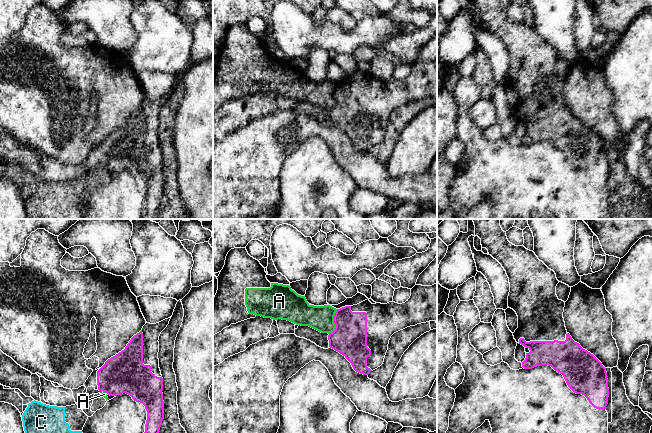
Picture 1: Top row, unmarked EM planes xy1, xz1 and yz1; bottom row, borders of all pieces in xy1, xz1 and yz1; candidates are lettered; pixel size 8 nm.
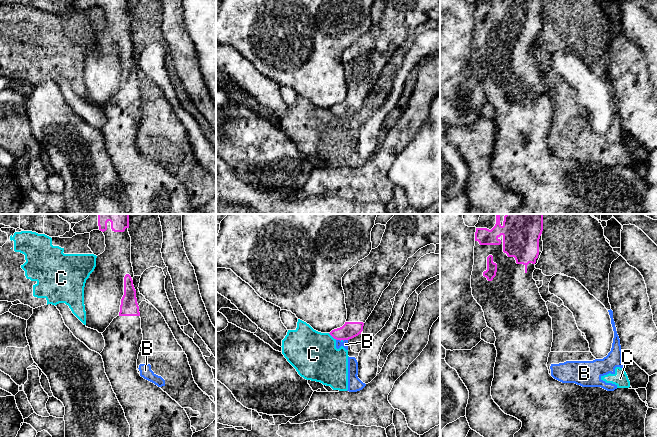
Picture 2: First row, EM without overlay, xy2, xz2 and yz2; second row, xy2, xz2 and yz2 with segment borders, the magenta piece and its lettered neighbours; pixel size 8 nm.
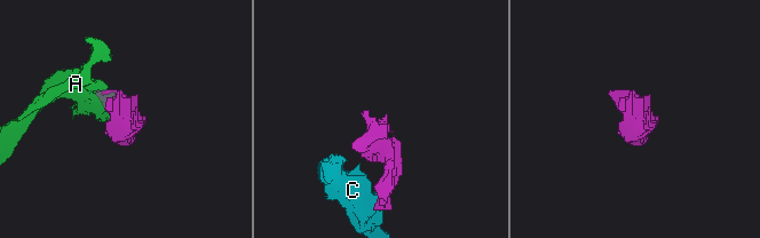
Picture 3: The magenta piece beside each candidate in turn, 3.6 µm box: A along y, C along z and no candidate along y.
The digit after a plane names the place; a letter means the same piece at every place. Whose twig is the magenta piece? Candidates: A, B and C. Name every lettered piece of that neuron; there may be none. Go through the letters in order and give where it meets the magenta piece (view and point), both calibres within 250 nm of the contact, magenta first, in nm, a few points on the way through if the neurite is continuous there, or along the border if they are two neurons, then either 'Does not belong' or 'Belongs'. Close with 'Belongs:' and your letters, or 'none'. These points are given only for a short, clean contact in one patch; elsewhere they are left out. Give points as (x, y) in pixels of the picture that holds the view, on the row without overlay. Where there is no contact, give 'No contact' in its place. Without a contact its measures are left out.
A: Touches magenta at xz1 (334, 98). Thickness 280 nm (magenta) against 200 nm. Does not belong
B: Touches magenta at xz2 (338, 115). Thickness 140 nm (magenta) against 50 nm. Boundary: xz2 (336, 115), (340, 117). Does not belong
C: Touches magenta at xz2 (332, 112). Thickness 140 nm (magenta) against 380 nm. Boundary: xz2 (328, 109), (336, 115). Does not belong
Belongs: none

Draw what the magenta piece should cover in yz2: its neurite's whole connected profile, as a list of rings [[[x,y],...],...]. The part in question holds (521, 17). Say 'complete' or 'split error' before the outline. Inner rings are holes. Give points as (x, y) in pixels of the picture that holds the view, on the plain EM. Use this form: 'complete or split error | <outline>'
split error | [[[476,0],[475,3],[474,41],[471,51],[472,71],[482,83],[487,102],[494,107],[496,113],[494,121],[497,133],[491,162],[492,175],[505,190],[522,198],[522,203],[514,210],[514,214],[646,214],[645,194],[648,183],[640,175],[635,165],[617,164],[614,167],[607,167],[601,163],[582,163],[575,159],[562,159],[549,150],[547,138],[553,118],[552,94],[549,92],[546,78],[542,75],[536,57],[533,55],[543,0]]]

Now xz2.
split error | [[[386,0],[385,2],[380,21],[372,25],[367,33],[358,37],[342,53],[347,95],[342,103],[329,109],[336,116],[349,116],[361,110],[364,99],[377,81],[383,67],[407,36],[427,21],[440,20],[440,0]]]

